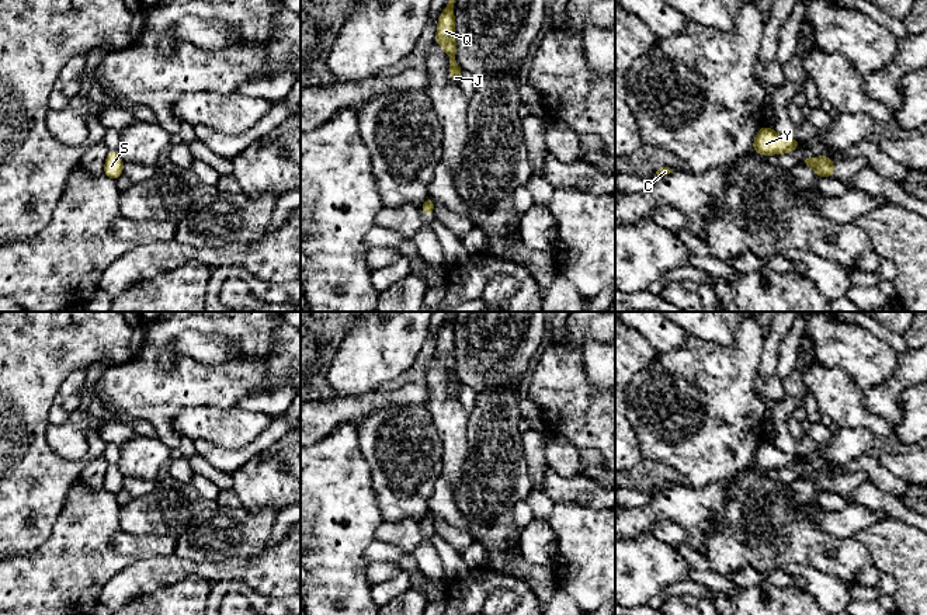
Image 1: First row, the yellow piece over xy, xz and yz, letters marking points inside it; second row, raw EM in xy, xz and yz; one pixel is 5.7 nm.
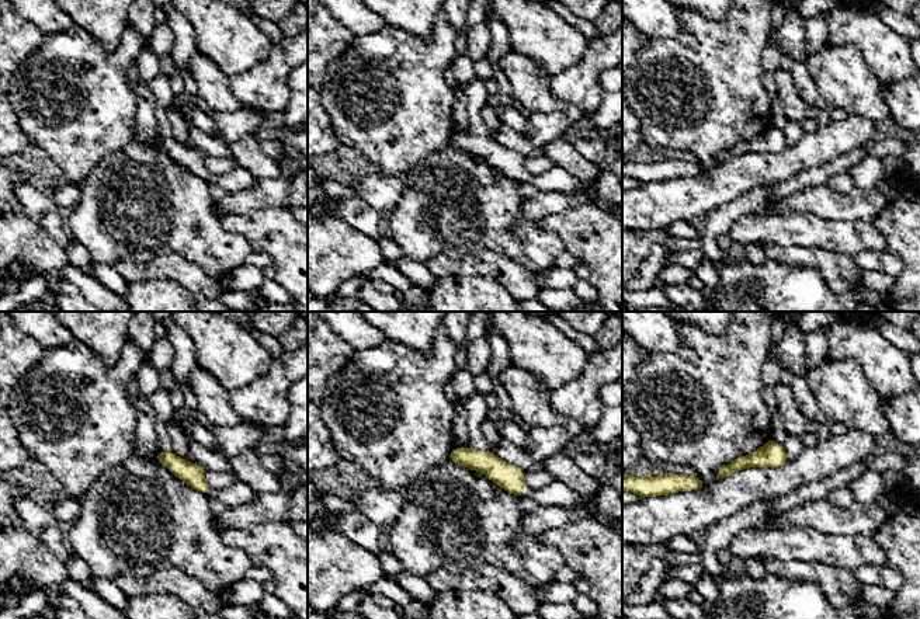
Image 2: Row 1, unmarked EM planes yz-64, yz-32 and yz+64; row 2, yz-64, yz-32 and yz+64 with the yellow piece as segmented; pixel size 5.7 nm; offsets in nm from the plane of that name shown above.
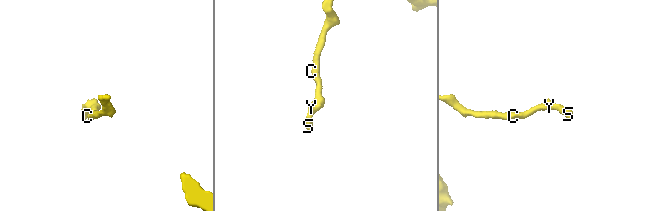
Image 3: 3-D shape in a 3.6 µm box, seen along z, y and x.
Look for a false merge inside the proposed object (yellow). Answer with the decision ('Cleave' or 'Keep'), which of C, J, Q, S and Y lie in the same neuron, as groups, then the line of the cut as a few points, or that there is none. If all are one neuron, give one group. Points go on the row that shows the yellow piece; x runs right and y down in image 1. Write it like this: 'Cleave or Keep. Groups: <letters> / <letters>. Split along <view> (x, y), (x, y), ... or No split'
Keep. Groups: C J Q S Y. No split

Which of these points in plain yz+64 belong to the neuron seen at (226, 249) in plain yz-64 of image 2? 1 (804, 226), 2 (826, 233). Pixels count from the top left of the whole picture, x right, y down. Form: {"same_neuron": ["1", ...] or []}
{"same_neuron": ["1", "2"]}

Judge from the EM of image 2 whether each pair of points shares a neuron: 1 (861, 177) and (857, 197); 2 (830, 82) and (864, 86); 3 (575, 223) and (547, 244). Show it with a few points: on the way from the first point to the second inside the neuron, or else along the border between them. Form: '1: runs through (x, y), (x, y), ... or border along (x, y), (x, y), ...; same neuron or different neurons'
1: border along (856, 185), (874, 188); different neurons
2: runs through (839, 82), (856, 86); same neuron
3: border along (535, 223), (552, 230), (566, 250); different neurons

